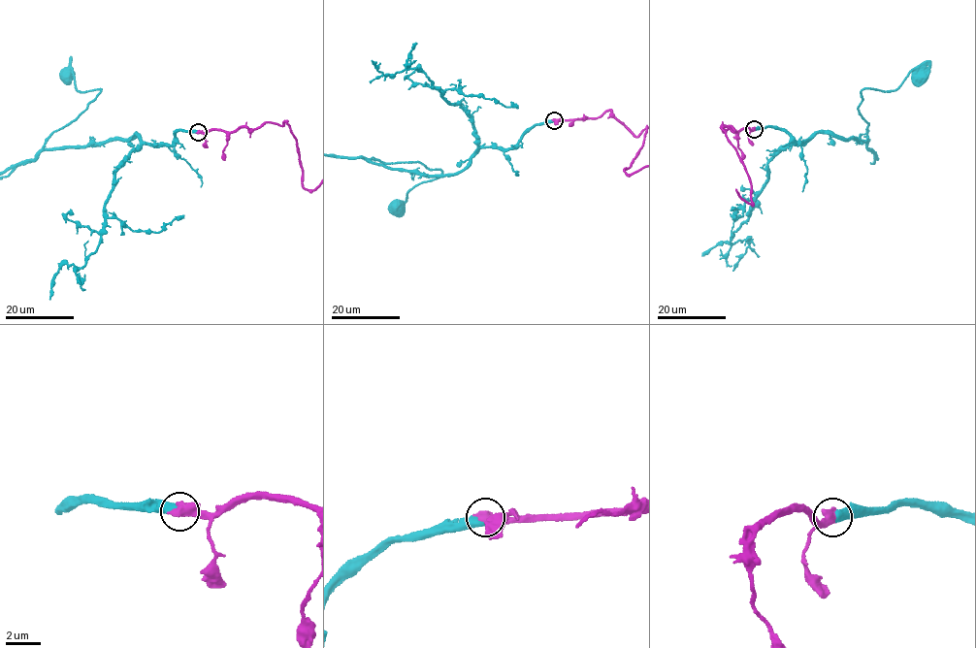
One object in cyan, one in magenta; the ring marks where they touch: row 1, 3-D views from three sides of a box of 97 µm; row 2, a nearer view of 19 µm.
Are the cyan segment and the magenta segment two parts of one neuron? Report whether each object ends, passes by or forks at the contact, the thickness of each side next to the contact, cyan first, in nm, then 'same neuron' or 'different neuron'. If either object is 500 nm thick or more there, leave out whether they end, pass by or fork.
550/650 nm | same neuron

